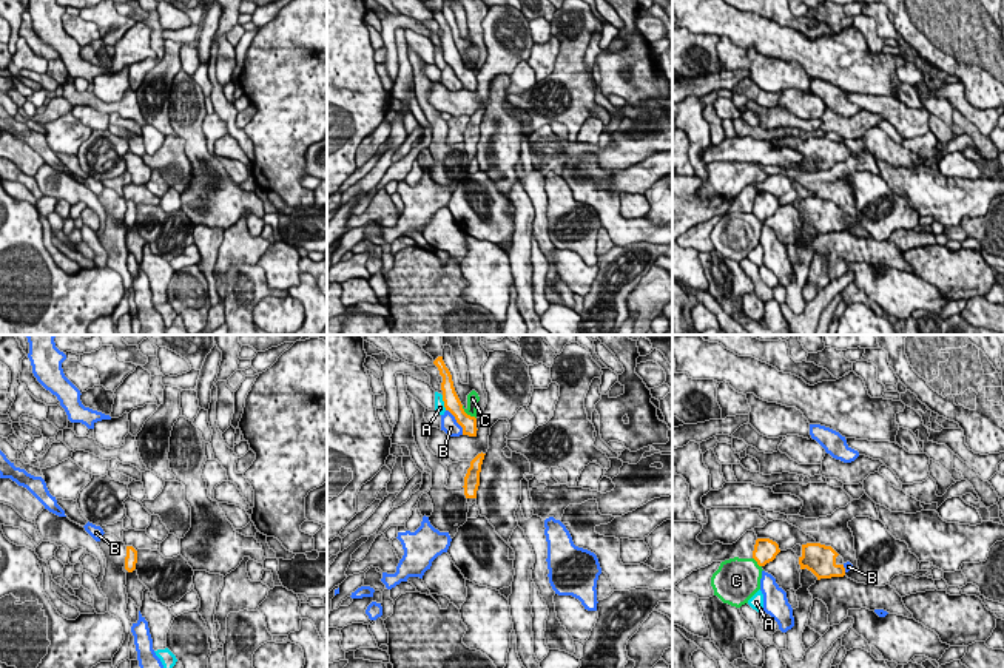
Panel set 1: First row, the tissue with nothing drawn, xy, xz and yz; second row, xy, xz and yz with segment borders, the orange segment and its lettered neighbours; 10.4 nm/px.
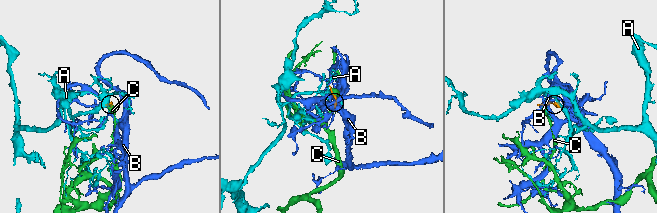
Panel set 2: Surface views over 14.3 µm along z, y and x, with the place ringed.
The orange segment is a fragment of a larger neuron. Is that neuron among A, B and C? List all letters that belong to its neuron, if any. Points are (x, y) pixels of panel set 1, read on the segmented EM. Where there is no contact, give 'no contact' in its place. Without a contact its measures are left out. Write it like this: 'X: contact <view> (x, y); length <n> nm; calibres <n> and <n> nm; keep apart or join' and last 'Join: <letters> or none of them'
A: contact xz (444, 403); length 170 nm; calibres 170 and 100 nm; keep apart
B: contact xz (457, 421); length 320 nm; calibres 170 and 170 nm; join
C: contact xz (466, 414); length 200 nm; calibres 170 and 130 nm; keep apart
Join: B

